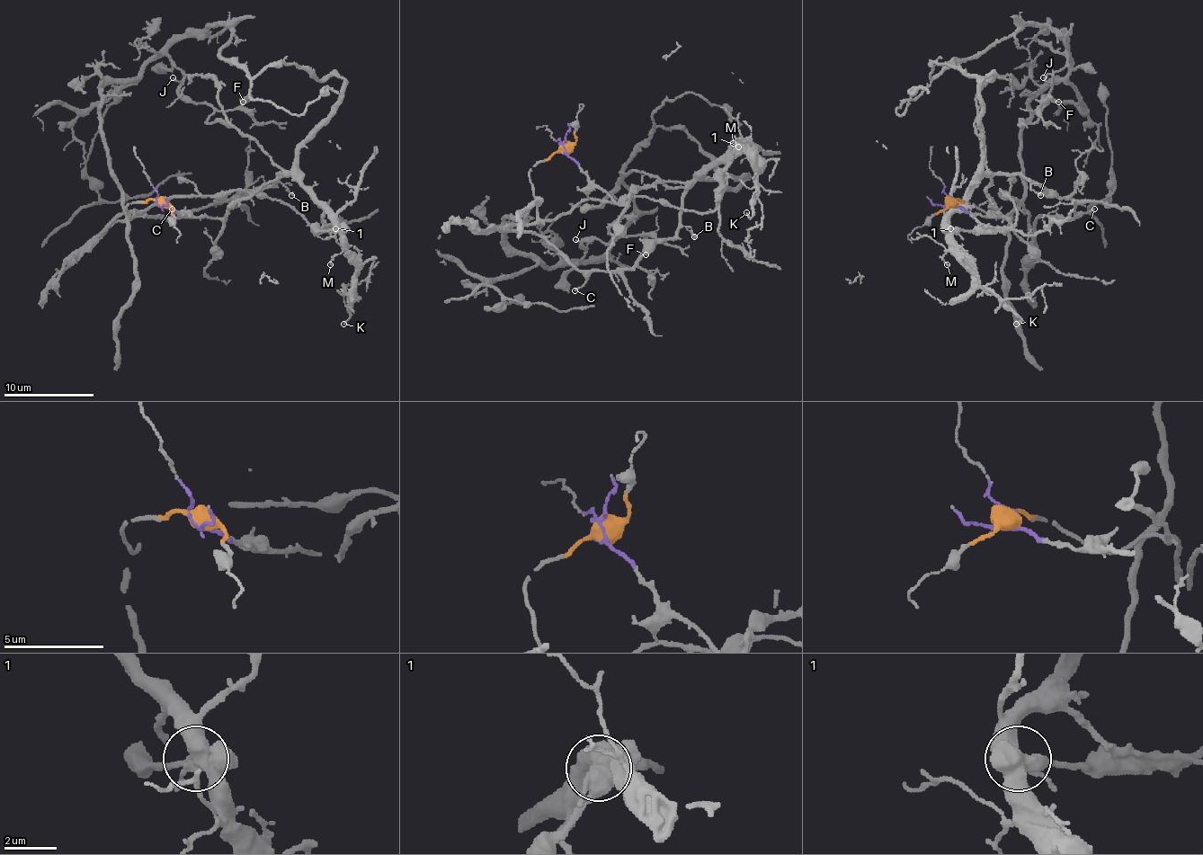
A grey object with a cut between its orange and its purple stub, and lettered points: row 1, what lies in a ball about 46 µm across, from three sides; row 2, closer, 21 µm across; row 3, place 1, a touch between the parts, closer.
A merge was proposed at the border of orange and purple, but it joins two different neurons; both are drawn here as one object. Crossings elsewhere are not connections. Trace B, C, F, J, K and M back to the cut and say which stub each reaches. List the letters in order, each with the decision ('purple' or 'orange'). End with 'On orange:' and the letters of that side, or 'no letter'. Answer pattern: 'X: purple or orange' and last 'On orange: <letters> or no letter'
B: purple
C: purple
F: orange
J: orange
K: purple
M: purple
On orange: F, J

